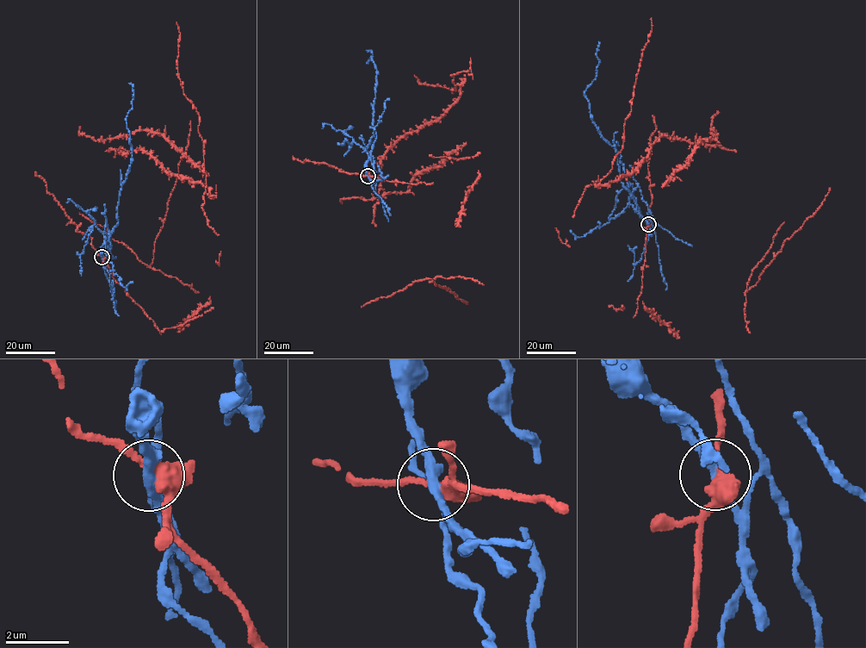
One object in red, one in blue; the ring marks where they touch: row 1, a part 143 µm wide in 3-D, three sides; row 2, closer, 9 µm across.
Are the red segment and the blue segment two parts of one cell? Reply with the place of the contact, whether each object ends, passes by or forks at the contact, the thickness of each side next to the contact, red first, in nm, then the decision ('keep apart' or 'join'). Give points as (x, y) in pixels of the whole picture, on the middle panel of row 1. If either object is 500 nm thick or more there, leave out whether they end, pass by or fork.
(368, 176) | red forks | blue passes by | 320/320 nm | keep apart

